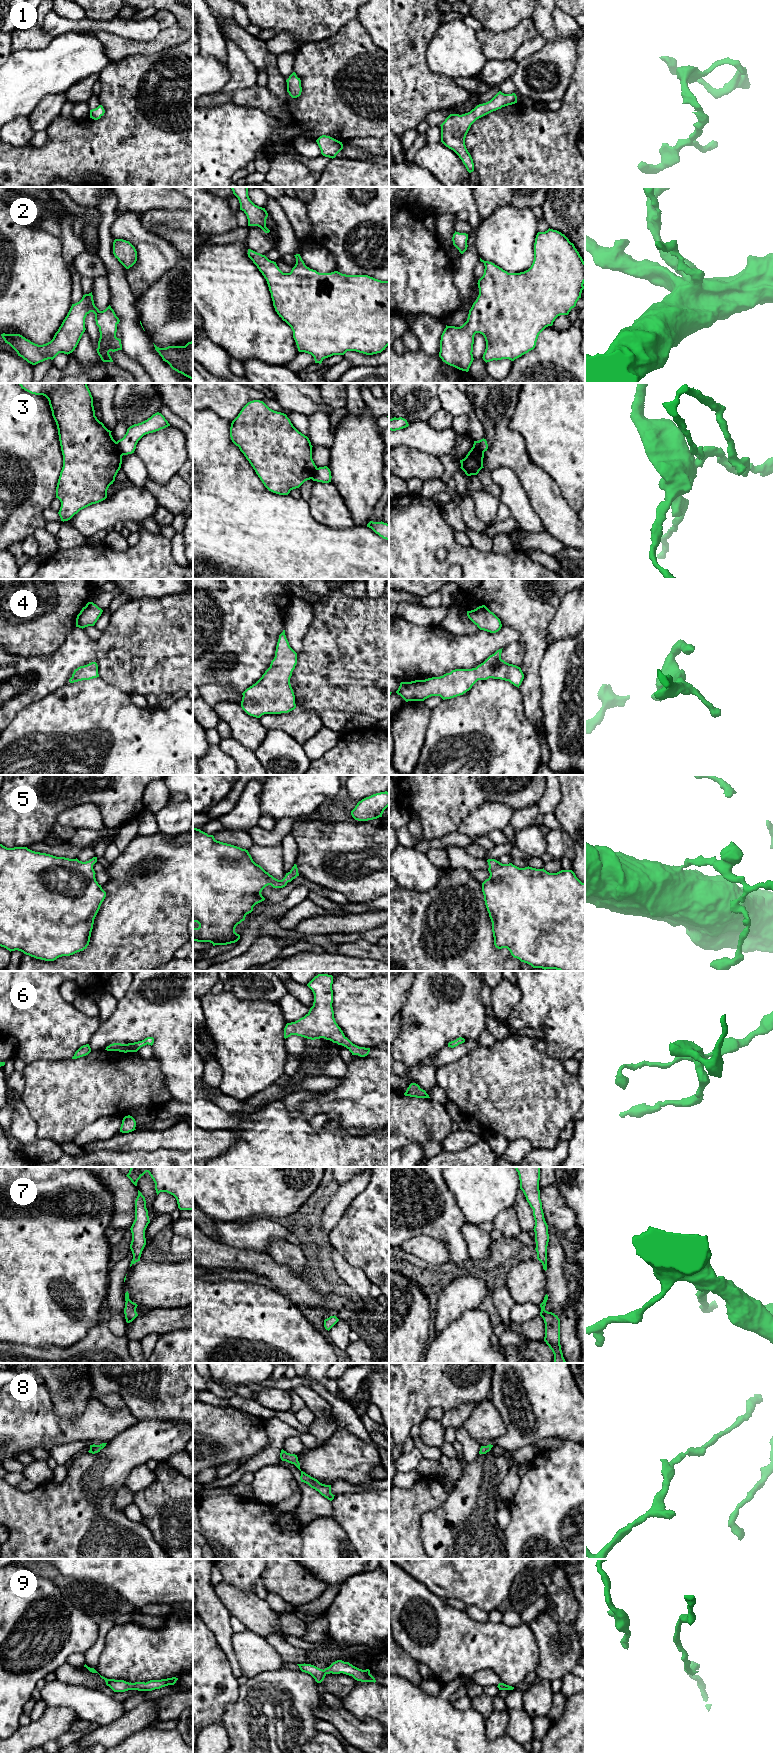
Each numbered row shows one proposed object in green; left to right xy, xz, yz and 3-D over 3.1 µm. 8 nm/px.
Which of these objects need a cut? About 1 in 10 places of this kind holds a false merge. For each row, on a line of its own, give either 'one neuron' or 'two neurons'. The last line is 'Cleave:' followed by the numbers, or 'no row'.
1: one neuron
2: one neuron
3: two neurons
4: one neuron
5: one neuron
6: one neuron
7: one neuron
8: one neuron
9: one neuron
Cleave: 3

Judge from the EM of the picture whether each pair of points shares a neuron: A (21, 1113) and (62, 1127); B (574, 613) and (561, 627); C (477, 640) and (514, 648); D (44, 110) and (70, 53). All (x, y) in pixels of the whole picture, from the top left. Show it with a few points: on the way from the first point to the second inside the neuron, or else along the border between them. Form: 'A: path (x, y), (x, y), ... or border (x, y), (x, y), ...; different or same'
A: border (21, 1099), (36, 1123), (37, 1137); different
B: path (572, 616), (564, 624); same
C: border (514, 641), (503, 648); different
D: border (64, 92), (46, 95), (33, 110); different

